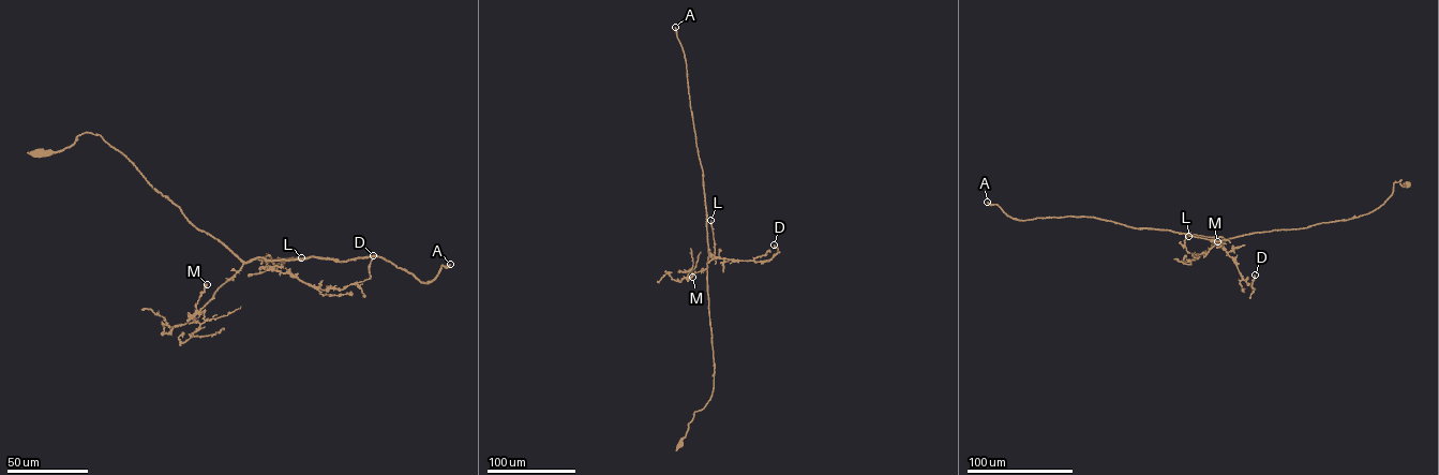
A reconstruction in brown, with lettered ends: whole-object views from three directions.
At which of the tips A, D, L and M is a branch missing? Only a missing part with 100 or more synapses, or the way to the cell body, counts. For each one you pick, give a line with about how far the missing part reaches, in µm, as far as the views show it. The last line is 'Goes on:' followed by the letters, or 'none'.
A: Missing length about 350 µm
Goes on: A

